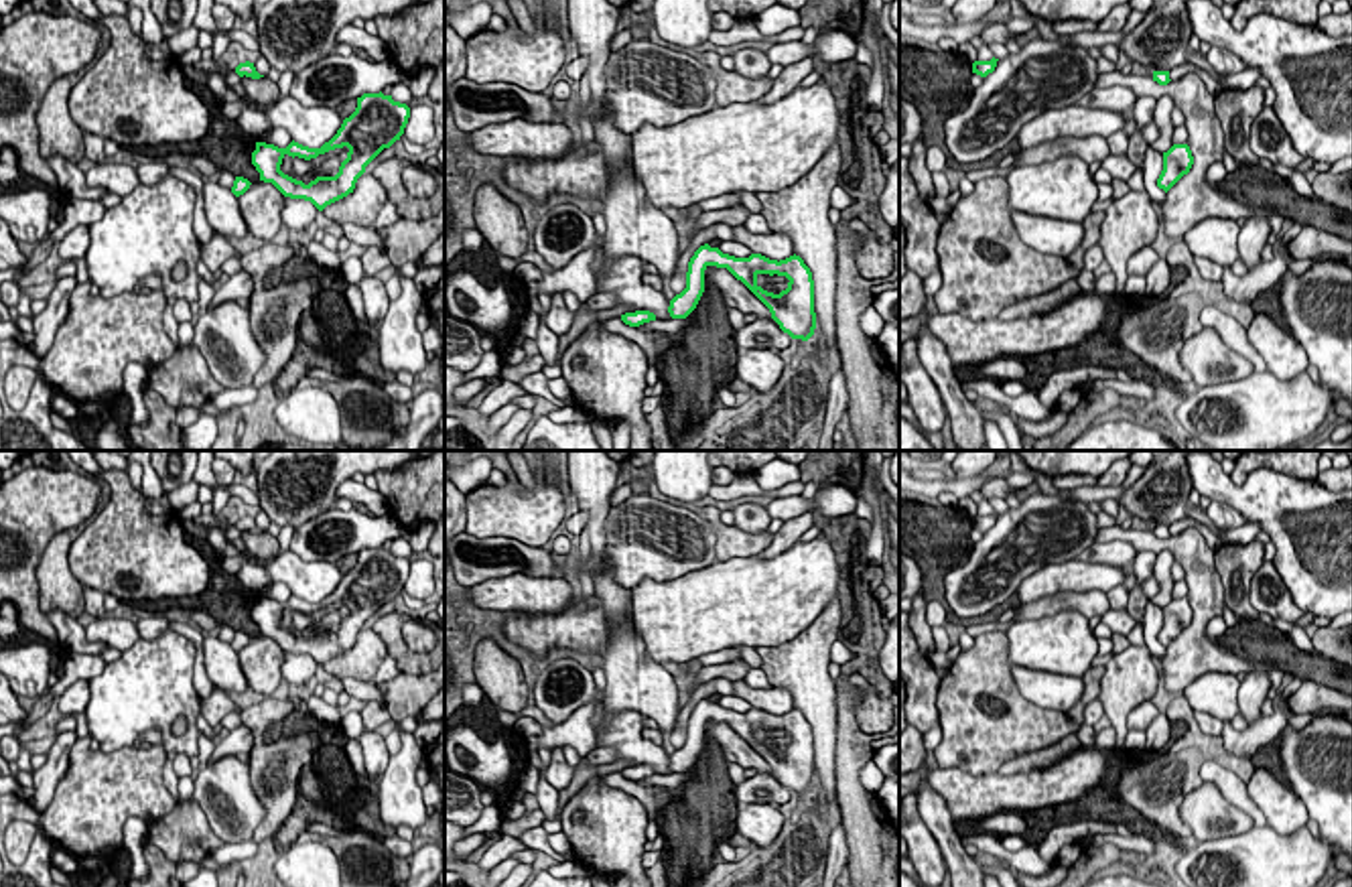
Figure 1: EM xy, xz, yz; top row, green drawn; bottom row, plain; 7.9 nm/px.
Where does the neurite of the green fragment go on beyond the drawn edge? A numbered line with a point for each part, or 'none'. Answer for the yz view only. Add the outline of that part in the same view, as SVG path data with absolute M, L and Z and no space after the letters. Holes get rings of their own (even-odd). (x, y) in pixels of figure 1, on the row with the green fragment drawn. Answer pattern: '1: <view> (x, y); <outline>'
none

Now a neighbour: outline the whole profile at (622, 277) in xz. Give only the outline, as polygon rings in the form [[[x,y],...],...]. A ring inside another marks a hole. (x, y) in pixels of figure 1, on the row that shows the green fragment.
[[[603,248],[593,256],[593,274],[599,284],[597,292],[611,292],[615,296],[615,306],[625,304],[631,313],[650,311],[660,321],[672,319],[668,313],[668,298],[641,282],[646,274],[644,262],[635,256],[625,256],[605,264]]]

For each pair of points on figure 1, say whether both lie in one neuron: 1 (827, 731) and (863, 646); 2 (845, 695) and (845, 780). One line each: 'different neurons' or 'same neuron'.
1: different neurons
2: same neuron

